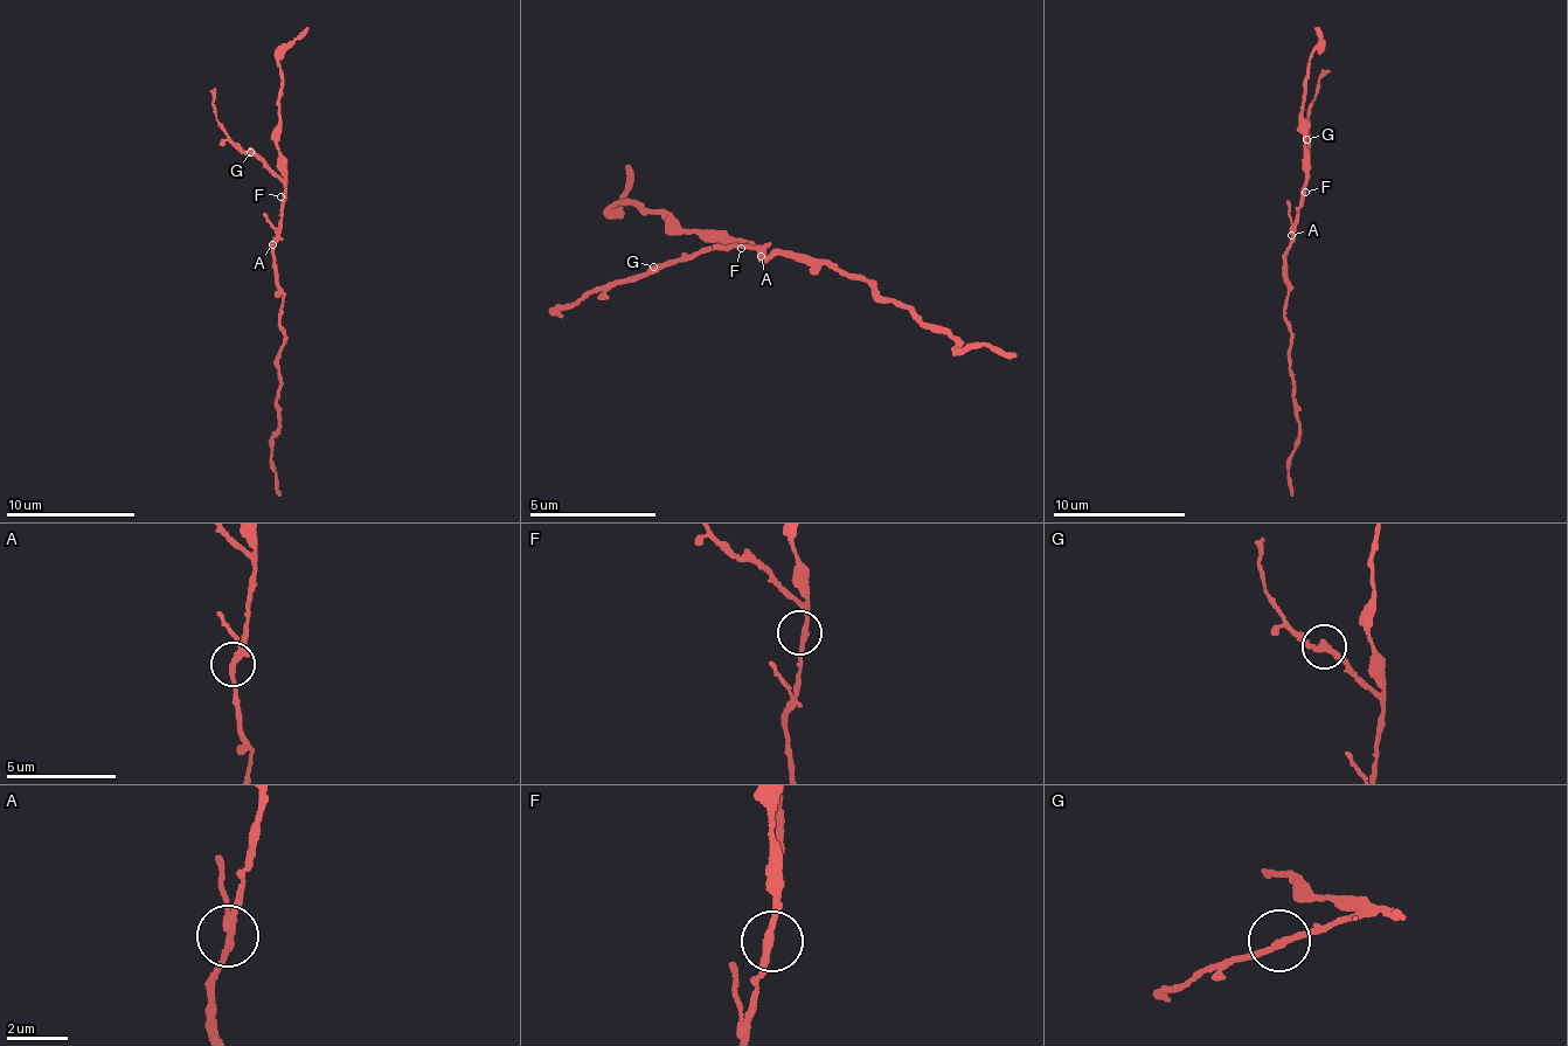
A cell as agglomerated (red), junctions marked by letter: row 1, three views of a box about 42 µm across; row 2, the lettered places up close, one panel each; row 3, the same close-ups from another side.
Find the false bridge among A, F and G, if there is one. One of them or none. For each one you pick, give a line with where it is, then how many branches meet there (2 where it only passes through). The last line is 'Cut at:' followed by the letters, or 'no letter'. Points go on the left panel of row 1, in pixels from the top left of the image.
Cut at: no letter

